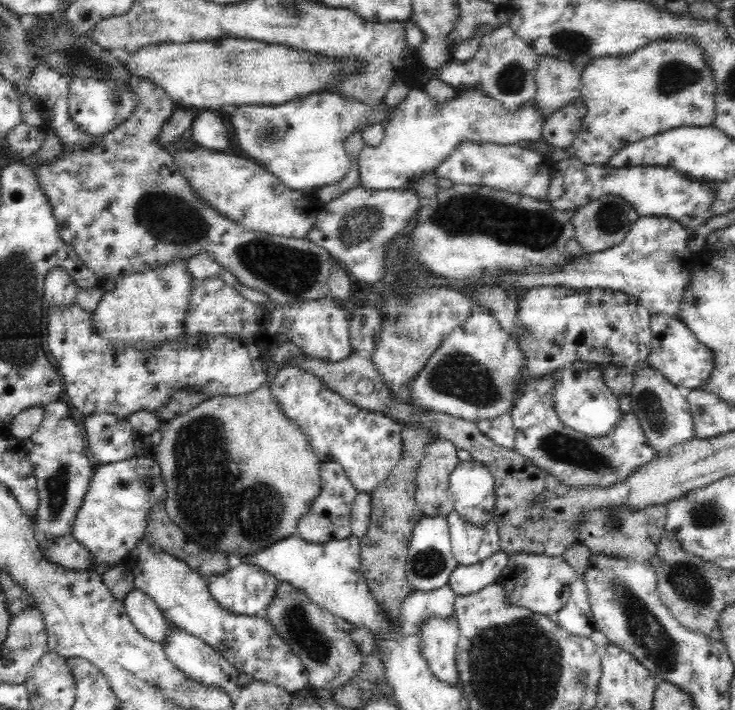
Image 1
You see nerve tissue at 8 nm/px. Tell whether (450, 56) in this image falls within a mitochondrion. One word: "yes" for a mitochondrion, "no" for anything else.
no

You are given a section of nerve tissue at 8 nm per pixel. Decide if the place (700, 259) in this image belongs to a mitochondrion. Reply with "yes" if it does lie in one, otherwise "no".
no

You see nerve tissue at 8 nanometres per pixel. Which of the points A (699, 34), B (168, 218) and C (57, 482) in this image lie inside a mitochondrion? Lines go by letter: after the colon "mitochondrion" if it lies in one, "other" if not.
A: other
B: mitochondrion
C: mitochondrion

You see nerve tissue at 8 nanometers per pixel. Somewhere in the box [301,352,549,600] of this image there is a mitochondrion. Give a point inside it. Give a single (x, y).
(428, 563)

